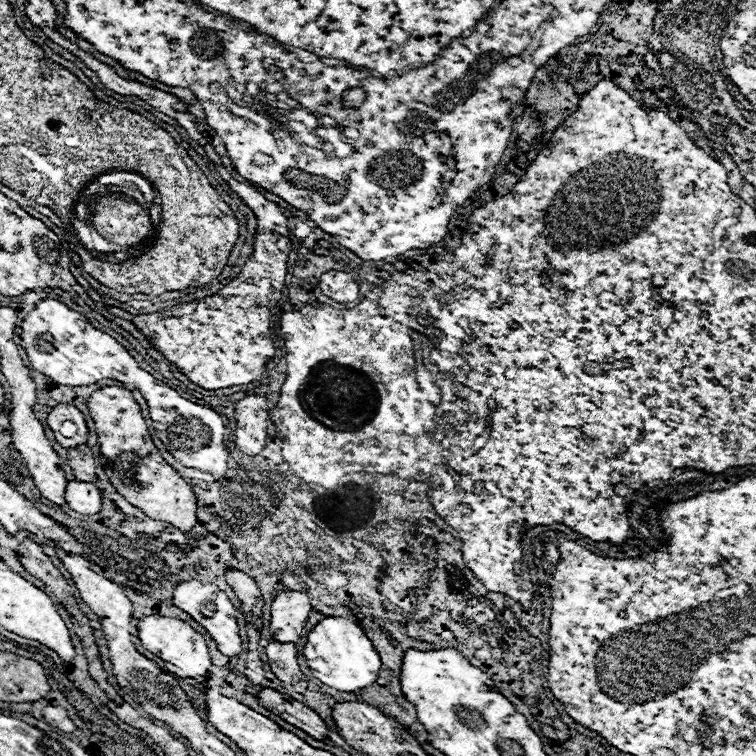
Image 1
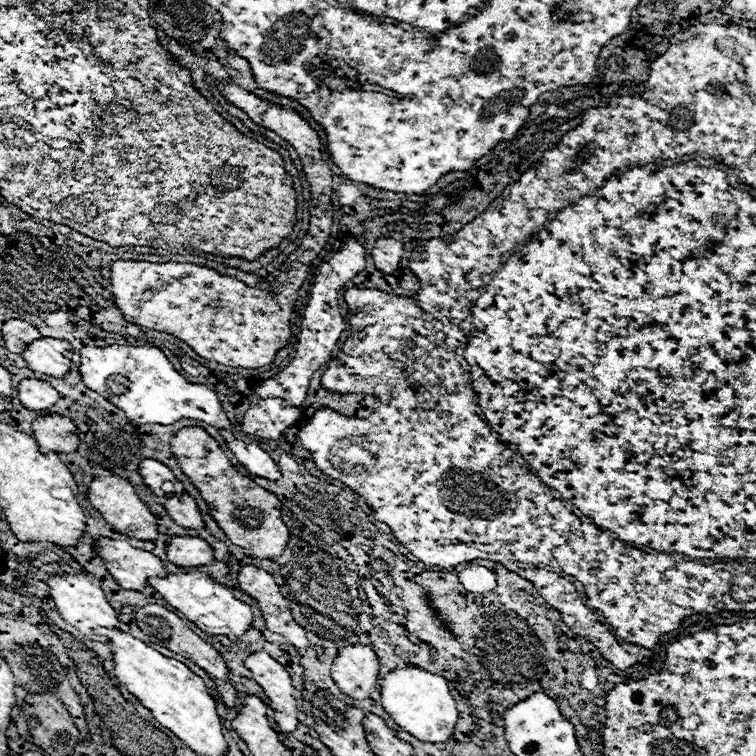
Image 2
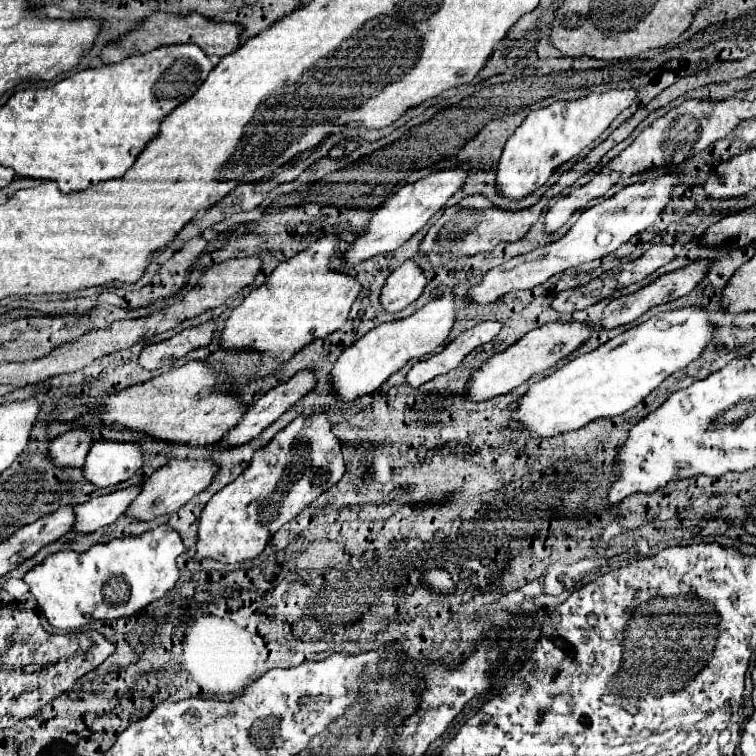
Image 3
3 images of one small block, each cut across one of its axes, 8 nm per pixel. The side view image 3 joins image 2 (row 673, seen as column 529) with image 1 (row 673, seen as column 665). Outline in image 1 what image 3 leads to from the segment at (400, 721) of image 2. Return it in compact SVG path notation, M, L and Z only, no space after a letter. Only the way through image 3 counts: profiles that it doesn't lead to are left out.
M326 616L324 620L320 620L308 632L302 654L308 668L312 670L312 676L340 692L356 692L374 684L382 666L380 654L372 646L370 638L362 632L362 628L340 616Z

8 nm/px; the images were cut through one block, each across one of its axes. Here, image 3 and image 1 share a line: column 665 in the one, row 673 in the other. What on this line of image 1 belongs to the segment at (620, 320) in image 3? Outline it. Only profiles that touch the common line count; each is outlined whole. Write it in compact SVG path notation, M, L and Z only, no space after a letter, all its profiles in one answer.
M270 642L264 654L266 654L266 662L270 664L270 670L276 674L278 680L290 684L298 694L302 694L308 688L306 676L302 674L298 664L298 650L294 644Z

